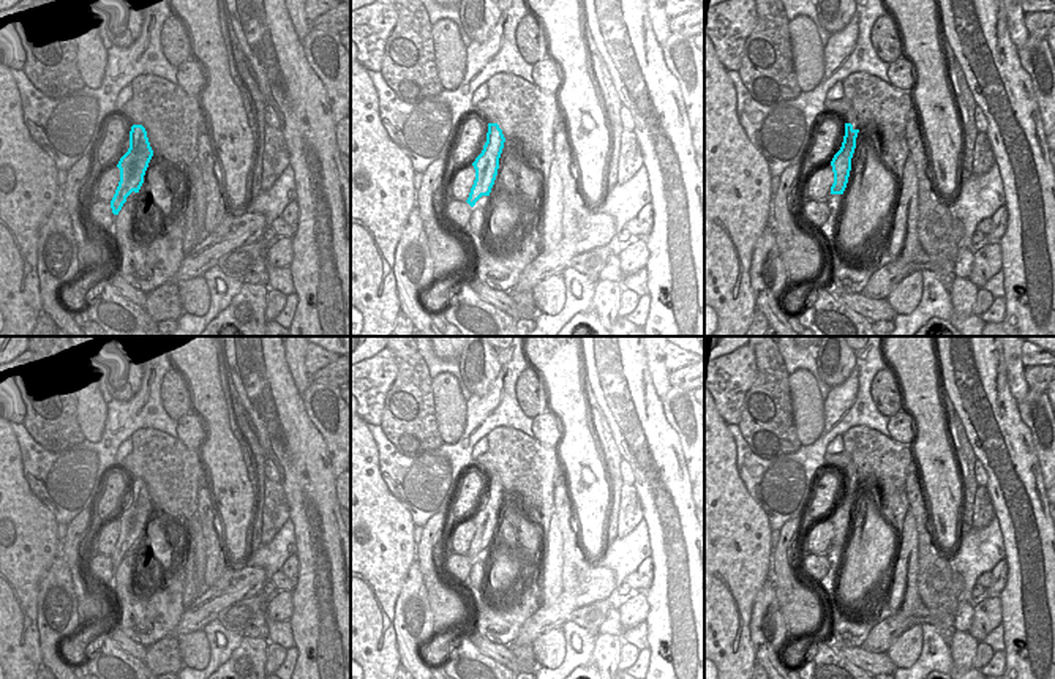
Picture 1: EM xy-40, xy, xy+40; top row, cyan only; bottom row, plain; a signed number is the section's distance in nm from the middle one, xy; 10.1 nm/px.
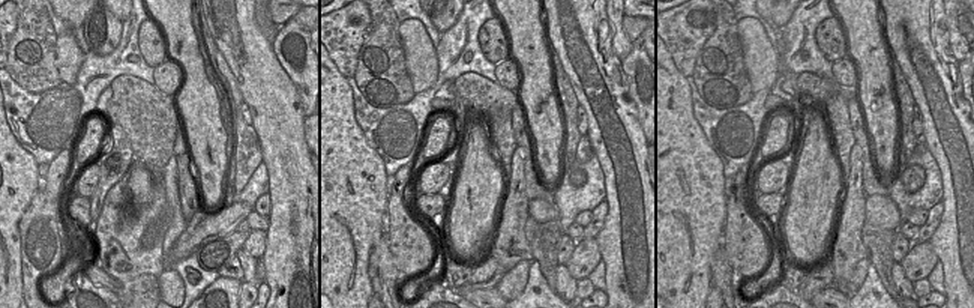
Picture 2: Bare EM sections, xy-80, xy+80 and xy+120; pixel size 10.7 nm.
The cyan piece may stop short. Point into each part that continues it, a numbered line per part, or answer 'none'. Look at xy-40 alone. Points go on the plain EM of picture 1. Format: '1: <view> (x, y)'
none

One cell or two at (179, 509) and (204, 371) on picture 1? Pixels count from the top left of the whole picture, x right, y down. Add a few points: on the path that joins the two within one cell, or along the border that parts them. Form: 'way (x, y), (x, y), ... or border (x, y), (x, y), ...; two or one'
border (199, 447), (207, 474); two

